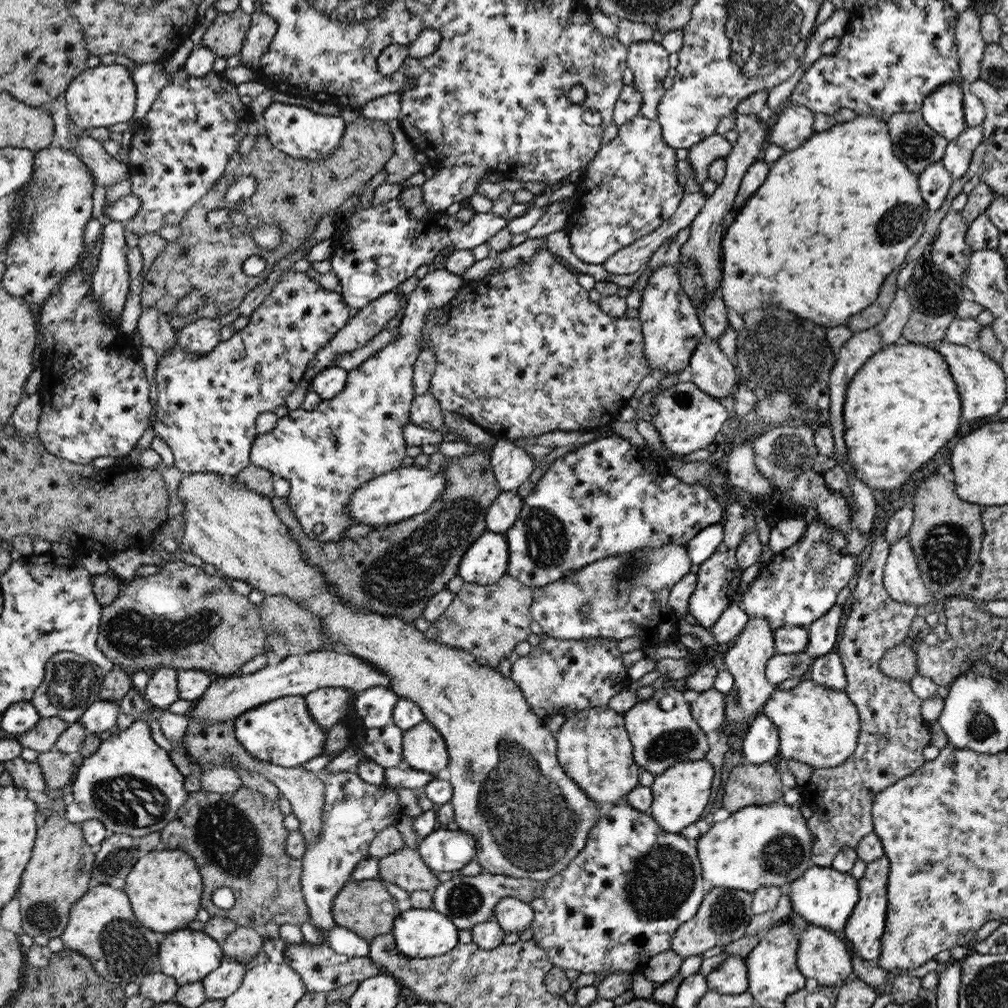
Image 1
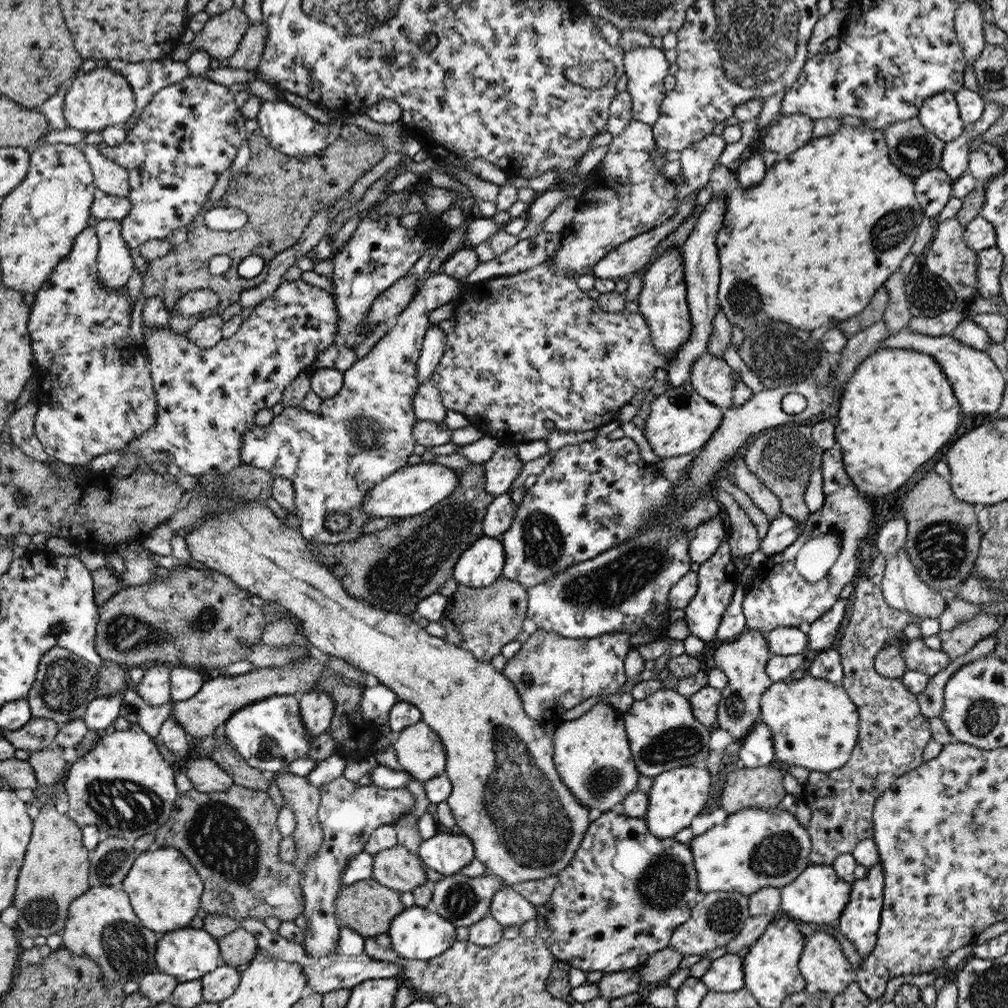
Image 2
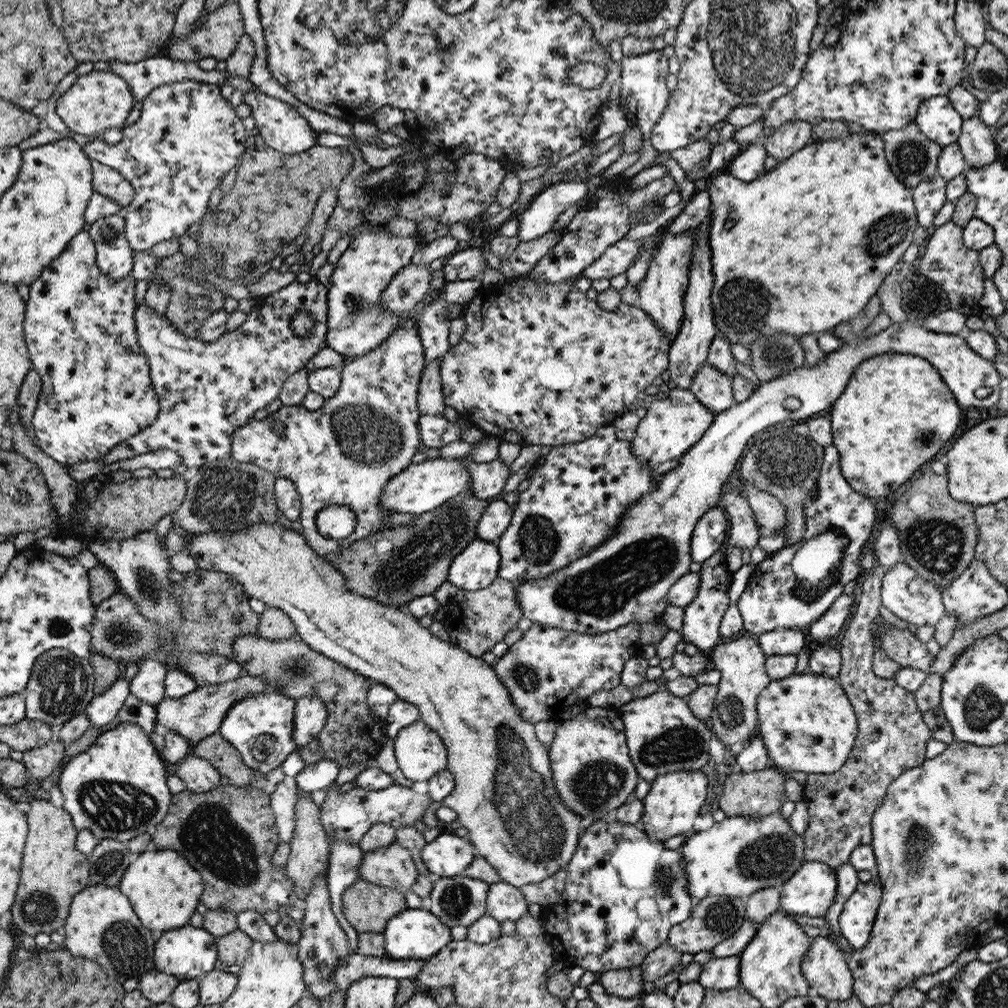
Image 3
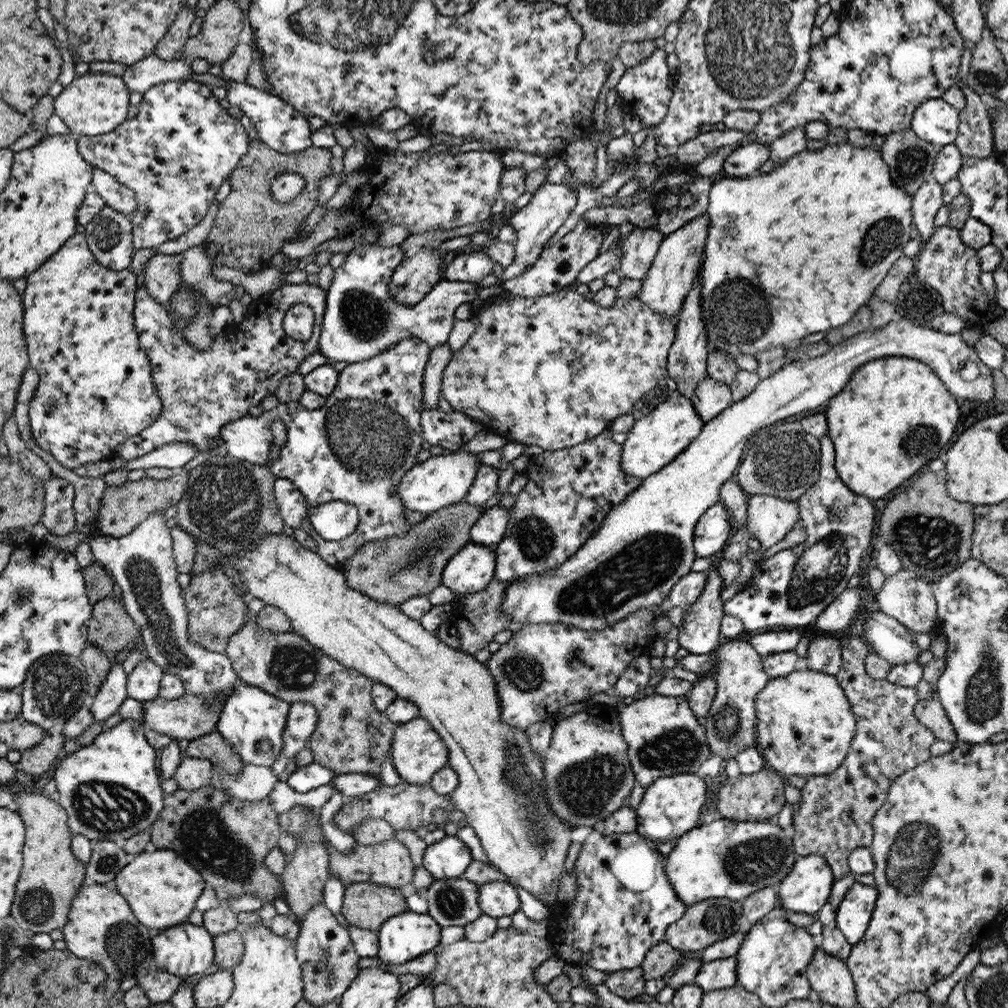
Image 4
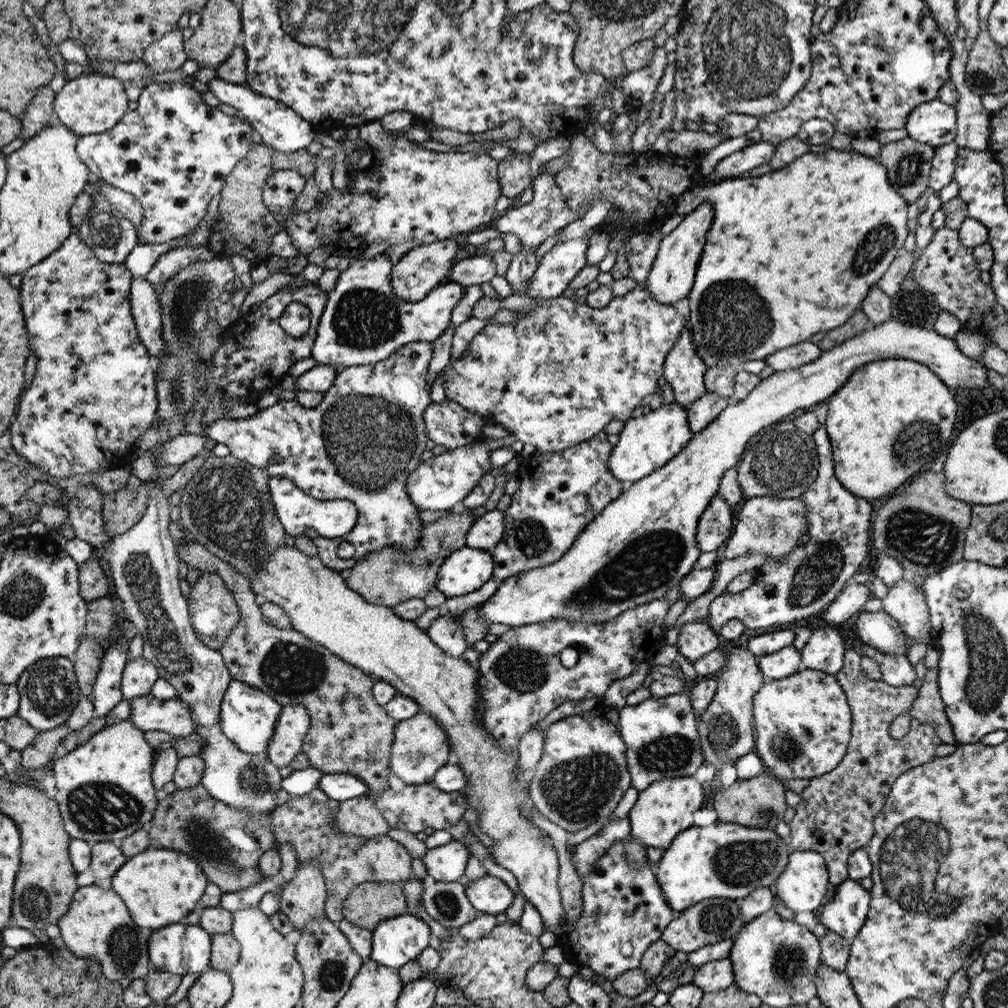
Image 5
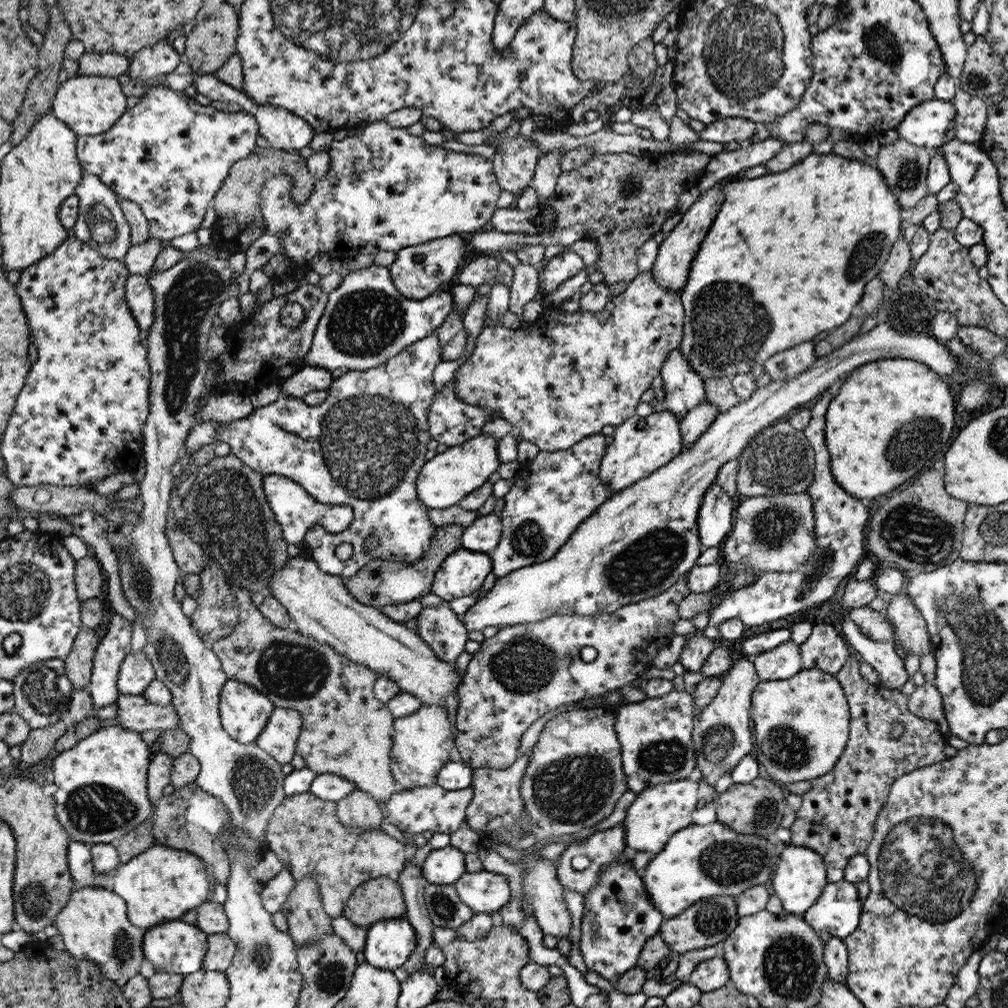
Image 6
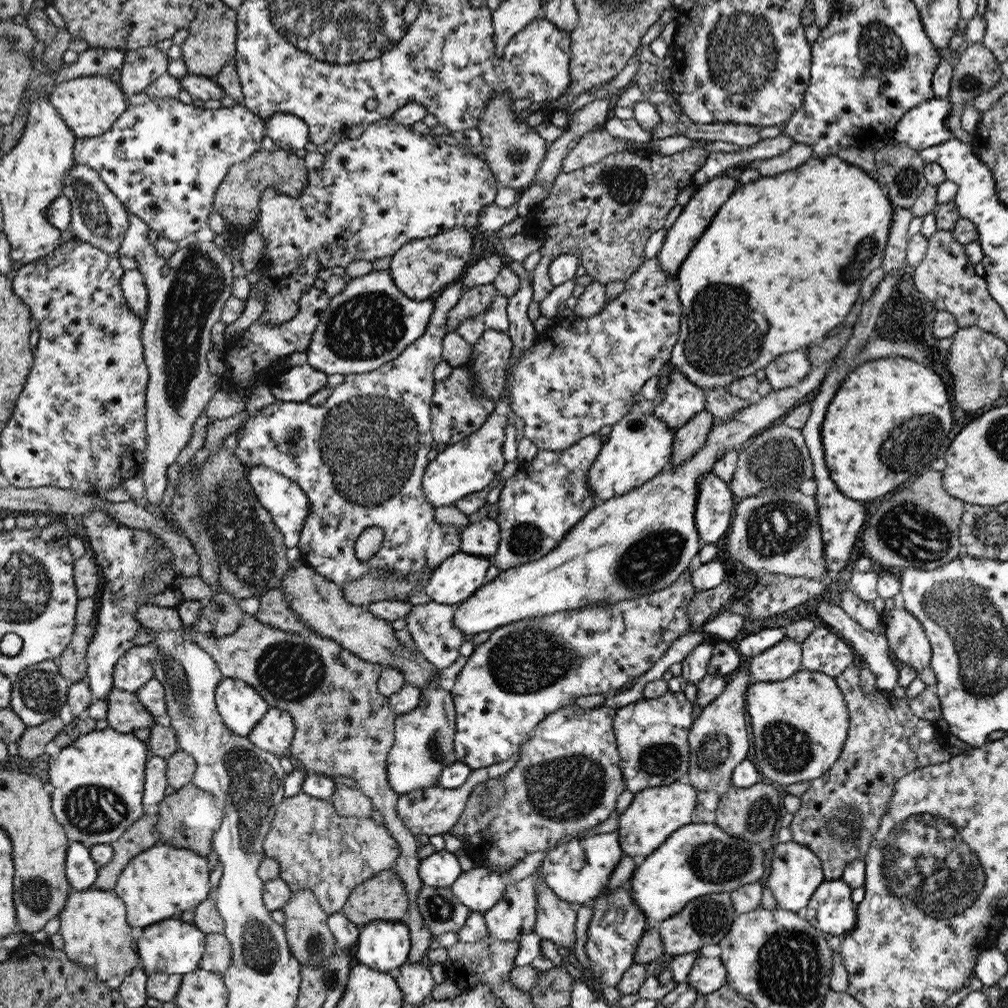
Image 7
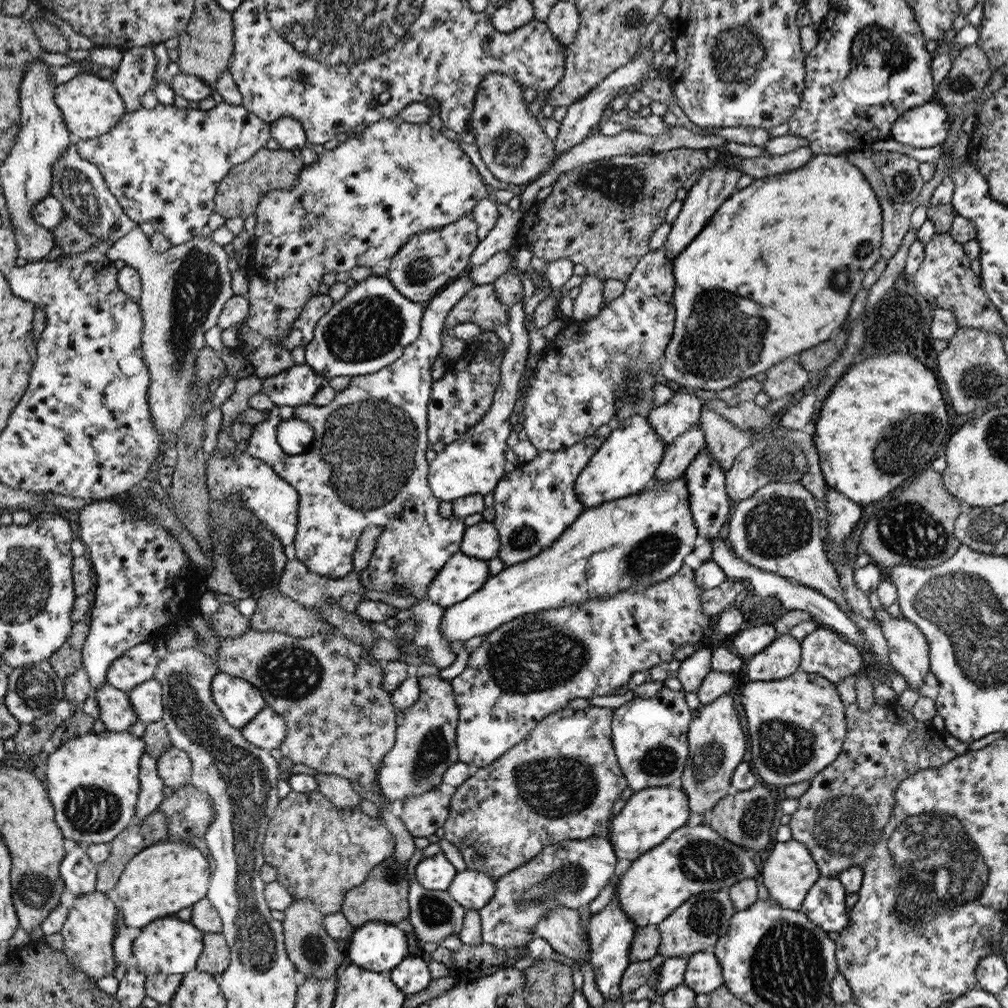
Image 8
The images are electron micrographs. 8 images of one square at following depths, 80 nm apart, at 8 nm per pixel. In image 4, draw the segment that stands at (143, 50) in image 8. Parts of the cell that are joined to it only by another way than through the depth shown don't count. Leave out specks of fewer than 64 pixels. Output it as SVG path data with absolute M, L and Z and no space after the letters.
M185 5L182 6L181 12L178 13L177 20L173 22L172 28L165 34L162 41L156 46L154 54L158 58L163 58L166 62L172 62L173 60L183 60L183 54L181 53L182 47L189 39L188 30L192 26L192 22L195 20L195 12L198 8L192 11L188 11Z

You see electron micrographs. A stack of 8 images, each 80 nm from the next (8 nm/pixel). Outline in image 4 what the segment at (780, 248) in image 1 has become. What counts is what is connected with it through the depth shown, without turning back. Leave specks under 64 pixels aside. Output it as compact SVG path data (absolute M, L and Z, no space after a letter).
M871 135L870 146L872 147L854 147L848 142L841 142L840 144L828 144L824 149L818 151L806 149L789 158L782 163L782 166L775 167L763 174L756 172L756 176L739 179L720 175L714 178L709 191L707 208L710 246L705 246L706 266L701 266L701 274L704 274L704 281L701 282L702 307L704 307L706 333L710 337L707 348L709 351L725 352L732 359L739 354L749 354L754 358L761 350L770 350L786 344L792 346L810 334L828 332L843 326L848 323L848 320L852 320L852 316L856 312L859 313L862 306L867 306L870 298L875 294L876 287L888 274L896 260L903 255L902 250L911 239L910 224L913 223L912 196L895 185L890 169L881 155L880 146L883 138L883 135Z

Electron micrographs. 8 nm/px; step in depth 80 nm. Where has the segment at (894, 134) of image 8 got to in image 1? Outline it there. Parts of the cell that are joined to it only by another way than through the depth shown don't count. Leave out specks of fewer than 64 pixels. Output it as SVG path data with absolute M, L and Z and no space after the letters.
M951 82L932 92L921 108L924 122L940 136L951 141L967 127L964 118L964 92L967 86Z

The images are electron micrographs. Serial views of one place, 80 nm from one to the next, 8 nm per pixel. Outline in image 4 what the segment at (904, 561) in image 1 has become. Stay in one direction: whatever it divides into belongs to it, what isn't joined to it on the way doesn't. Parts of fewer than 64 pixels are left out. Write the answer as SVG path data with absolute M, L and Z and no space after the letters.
M899 570L896 575L886 577L880 592L875 596L879 610L889 614L892 618L901 622L909 630L917 632L931 632L937 622L936 599L931 585L916 576L911 570Z

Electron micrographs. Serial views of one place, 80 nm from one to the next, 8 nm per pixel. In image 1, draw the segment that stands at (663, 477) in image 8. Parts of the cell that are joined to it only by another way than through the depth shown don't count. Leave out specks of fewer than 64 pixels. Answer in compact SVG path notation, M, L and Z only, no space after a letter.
M705 337L690 360L692 383L706 394L720 400L737 383L737 370L720 350L718 341Z

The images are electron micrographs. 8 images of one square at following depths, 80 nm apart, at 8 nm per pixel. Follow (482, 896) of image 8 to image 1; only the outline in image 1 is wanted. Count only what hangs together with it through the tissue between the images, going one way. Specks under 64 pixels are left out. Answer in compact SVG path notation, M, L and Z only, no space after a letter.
M503 896L495 906L493 918L506 933L522 932L534 921L534 909L519 898Z

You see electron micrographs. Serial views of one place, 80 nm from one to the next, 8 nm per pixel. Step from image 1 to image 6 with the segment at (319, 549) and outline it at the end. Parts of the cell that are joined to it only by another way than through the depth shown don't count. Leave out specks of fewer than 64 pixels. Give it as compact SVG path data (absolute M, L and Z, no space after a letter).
M457 523L439 526L437 541L431 545L429 552L426 553L420 561L413 562L413 564L388 558L375 558L366 566L362 567L353 578L345 580L349 593L352 594L354 598L359 599L362 603L365 603L366 606L374 606L378 609L386 605L407 603L412 602L415 598L421 598L425 594L428 594L428 592L431 592L433 582L436 580L436 574L438 573L438 570L440 570L441 565L445 562L445 558L462 547L462 536L464 532L465 528Z

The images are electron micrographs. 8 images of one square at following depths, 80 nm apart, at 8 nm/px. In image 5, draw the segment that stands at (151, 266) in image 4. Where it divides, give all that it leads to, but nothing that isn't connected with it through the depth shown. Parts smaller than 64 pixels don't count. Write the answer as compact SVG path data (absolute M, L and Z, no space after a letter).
M207 245L201 247L178 247L162 254L145 276L157 292L163 289L163 284L169 281L184 265L199 260L210 260L212 252Z

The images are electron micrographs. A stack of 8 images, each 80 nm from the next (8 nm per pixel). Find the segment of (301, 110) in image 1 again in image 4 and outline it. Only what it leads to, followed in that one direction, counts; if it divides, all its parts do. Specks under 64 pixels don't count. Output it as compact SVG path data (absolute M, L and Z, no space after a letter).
M232 81L225 88L228 95L225 104L232 107L238 106L250 118L252 129L257 132L258 138L272 150L290 154L313 146L310 139L313 131L310 129L307 117L294 109L289 103L270 94L268 91L257 89L247 82Z

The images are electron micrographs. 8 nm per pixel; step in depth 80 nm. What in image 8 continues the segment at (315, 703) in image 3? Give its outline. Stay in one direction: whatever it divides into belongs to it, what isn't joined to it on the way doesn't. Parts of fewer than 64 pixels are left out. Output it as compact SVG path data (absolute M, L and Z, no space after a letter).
M266 706L253 718L249 726L241 730L241 733L254 746L271 751L273 748L281 748L284 744L288 736L288 725L284 715Z

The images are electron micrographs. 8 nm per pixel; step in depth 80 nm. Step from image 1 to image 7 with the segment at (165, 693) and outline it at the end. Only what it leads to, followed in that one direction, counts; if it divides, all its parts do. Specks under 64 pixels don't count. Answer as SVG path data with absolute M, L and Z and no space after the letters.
M156 643L134 645L116 664L113 670L113 686L135 693L150 679L155 678L153 660L158 652Z

